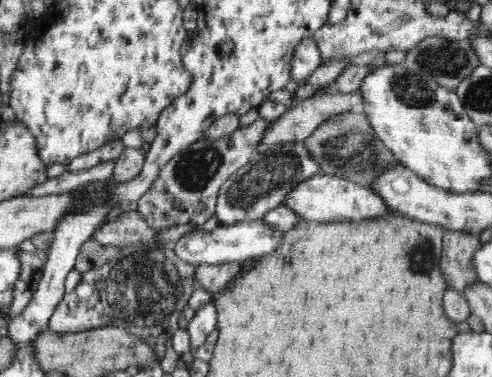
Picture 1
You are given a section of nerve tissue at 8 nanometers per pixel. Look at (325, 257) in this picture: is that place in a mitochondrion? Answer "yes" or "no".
no

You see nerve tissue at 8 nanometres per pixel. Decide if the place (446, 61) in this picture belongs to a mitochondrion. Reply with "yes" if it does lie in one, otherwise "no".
yes

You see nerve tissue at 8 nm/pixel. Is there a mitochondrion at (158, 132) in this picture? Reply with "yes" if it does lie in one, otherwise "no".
no

